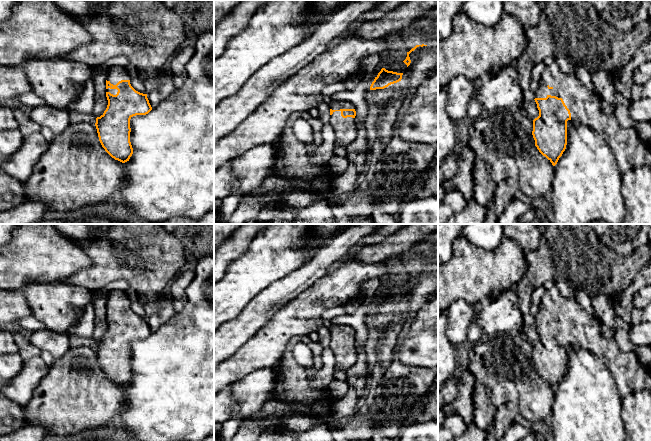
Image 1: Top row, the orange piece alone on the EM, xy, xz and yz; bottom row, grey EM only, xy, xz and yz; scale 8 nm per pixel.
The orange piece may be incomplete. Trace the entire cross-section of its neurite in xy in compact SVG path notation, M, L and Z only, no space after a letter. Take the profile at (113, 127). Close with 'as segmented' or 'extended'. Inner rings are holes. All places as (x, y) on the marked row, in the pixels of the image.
M112 66L106 78L106 97L108 105L104 113L96 118L96 129L99 141L105 151L115 160L122 163L129 161L133 154L130 142L130 119L136 115L146 115L152 107L147 94L136 91L130 84L130 76L124 66Z; extended

